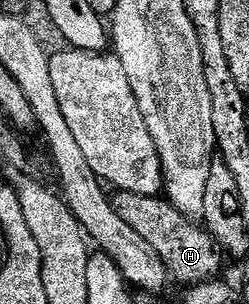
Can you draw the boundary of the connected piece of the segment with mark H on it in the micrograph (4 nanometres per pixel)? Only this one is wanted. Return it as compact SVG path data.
M118 192L116 196L112 198L112 202L119 219L129 224L131 231L139 231L139 235L143 235L143 239L151 243L174 282L182 281L183 286L190 287L220 274L217 272L221 269L223 253L208 228L202 227L196 220L184 217L164 196L148 197L123 192Z

